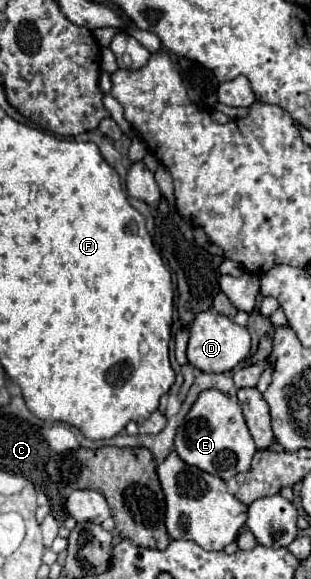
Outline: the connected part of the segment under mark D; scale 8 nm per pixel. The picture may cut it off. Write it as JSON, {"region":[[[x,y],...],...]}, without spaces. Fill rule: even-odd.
{"region":[[[203,311],[195,317],[189,327],[189,345],[187,345],[187,359],[193,367],[207,371],[207,373],[227,373],[237,367],[251,351],[251,337],[245,327],[233,323],[229,317],[213,311]]]}

